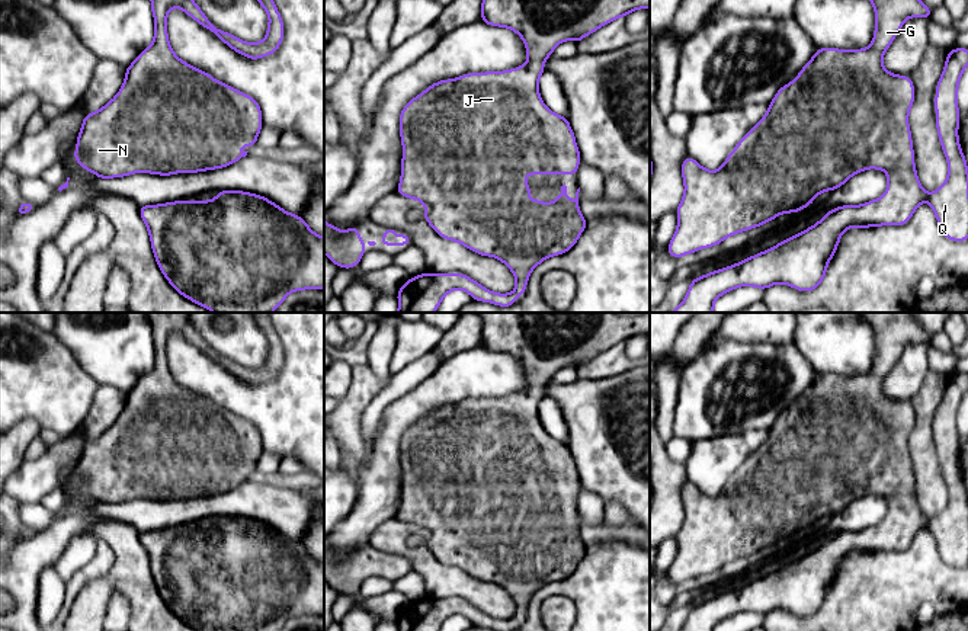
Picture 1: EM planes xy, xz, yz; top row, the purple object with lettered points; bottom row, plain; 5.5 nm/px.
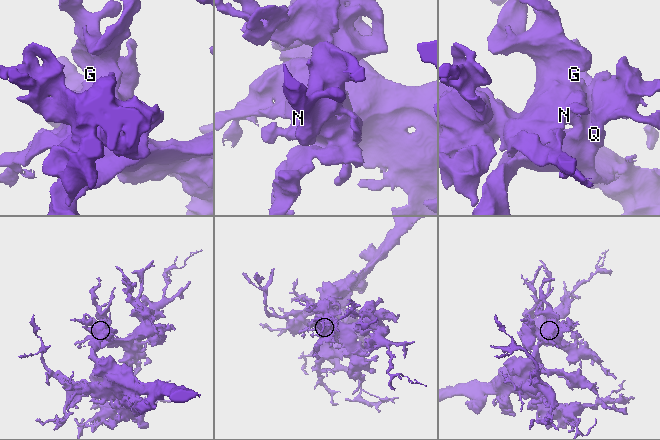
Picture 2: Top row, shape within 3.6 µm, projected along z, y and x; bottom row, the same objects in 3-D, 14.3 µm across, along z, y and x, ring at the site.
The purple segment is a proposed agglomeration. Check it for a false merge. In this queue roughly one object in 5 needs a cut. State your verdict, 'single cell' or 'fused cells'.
single cell

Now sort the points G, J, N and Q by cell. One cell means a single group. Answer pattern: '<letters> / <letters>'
G J N Q

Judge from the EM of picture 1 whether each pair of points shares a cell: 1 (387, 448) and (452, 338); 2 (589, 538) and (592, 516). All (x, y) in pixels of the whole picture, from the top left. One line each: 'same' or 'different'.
1: different
2: different

